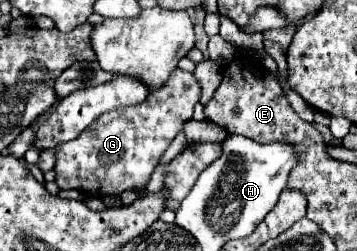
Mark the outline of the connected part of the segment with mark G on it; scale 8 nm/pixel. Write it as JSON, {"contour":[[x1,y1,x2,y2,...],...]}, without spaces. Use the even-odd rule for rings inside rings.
{"contour":[[174,69,162,87,148,93,144,103,102,113,76,139,54,147,58,187,102,195,120,195,124,191,144,193,164,151,182,131,184,123,192,119,200,93,202,89,194,73]]}

